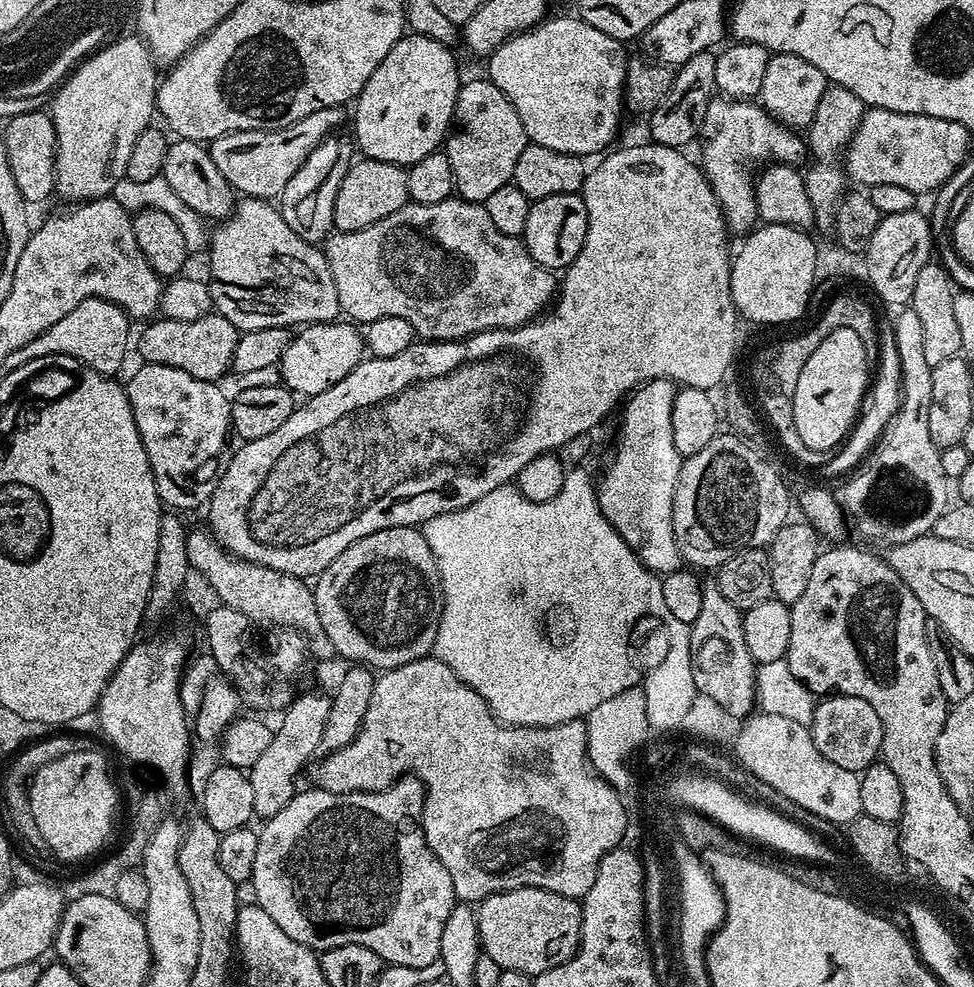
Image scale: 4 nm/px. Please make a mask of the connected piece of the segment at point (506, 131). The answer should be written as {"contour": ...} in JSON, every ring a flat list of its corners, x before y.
{"contour":[[487,78,465,79,460,85,460,93,456,99,452,127,442,148,450,158,450,170,454,172,456,179,455,195,462,200,483,202,486,198,490,198,490,194,494,194,494,190,511,184,514,166,518,166,518,158,529,142,526,130,522,126,522,118,518,118,518,110,514,110,510,98,506,98,506,94,498,90,498,86,494,86]]}

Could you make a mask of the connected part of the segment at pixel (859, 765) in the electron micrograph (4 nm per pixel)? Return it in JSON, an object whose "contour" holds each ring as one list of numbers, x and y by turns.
{"contour":[[832,694,821,699,817,703,810,731,814,746,818,746,821,754,830,758,834,766,842,766,842,770,859,774,871,764,877,763,880,756,882,722,878,714,874,714,874,706,862,698]]}

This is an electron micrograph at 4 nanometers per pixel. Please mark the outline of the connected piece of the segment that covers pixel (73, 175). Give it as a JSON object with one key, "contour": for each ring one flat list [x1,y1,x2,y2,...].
{"contour":[[132,34,132,36,124,36,121,40,114,41,109,48,104,48,101,52,93,51,91,55,81,60,71,75,55,89,54,95,51,97,51,100,53,100,52,108,50,107,50,115,56,131,55,195,57,197,61,196,64,200,72,200,68,202,83,202,86,200,100,200,104,196,112,196,115,193,116,183,125,179,126,162,130,162,130,153,134,151,134,142,138,142,138,134,142,134,142,130,149,128,153,123,152,116,155,117,157,115,156,90,158,87,158,75,156,76,155,67,157,68,157,65,152,59,152,53,149,52,148,45,140,39,139,35]]}

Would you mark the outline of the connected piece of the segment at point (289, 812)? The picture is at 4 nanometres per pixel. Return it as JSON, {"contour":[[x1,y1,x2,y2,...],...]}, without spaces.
{"contour":[[405,774,396,783,380,792,355,792,354,794,330,794,320,788,309,787,309,792,297,791,292,801,285,808,278,810,278,814,267,817,263,821,264,828,259,829,258,855,254,857,254,891,258,898,256,903,294,942,313,950,323,950,334,946,367,946,378,954,385,964,398,966,430,966,430,962,440,959,442,946,442,929,446,926,446,918,450,918,450,910,456,905,454,882,450,882,450,874,442,862,430,850,424,837,422,817,424,814,424,784,419,776]]}

